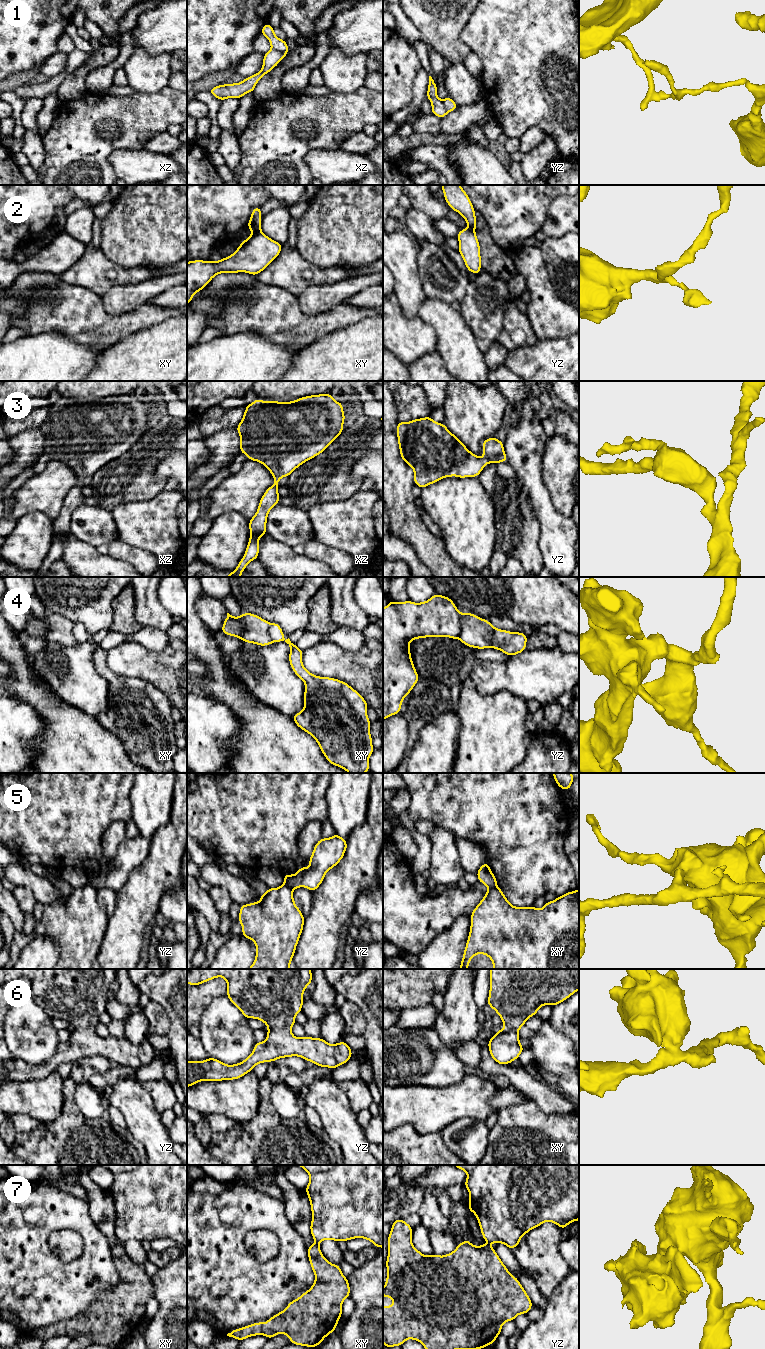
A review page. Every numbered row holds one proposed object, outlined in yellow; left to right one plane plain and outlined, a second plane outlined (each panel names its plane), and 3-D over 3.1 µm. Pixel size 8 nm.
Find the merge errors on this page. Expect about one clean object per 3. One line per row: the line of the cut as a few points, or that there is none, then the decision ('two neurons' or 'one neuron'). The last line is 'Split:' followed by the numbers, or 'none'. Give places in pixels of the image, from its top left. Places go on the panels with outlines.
1: cut in xz along (271, 48), (286, 53); two neurons
2: cut in xy along (260, 229), (252, 233); two neurons
3: no cut; one neuron
4: cut in yz along (461, 613), (460, 634), (457, 638); two neurons
5: cut in yz along (284, 883), (292, 890); two neurons
6: no cut; one neuron
7: cut in xy along (315, 1241), (318, 1243); two neurons
Split: 1, 2, 4, 5, 7

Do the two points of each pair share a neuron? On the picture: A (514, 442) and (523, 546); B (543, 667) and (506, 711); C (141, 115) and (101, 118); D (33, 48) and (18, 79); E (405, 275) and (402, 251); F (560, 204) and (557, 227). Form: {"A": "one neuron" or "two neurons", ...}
{"A": "two neurons", "B": "two neurons", "C": "one neuron", "D": "two neurons", "E": "one neuron", "F": "one neuron"}

